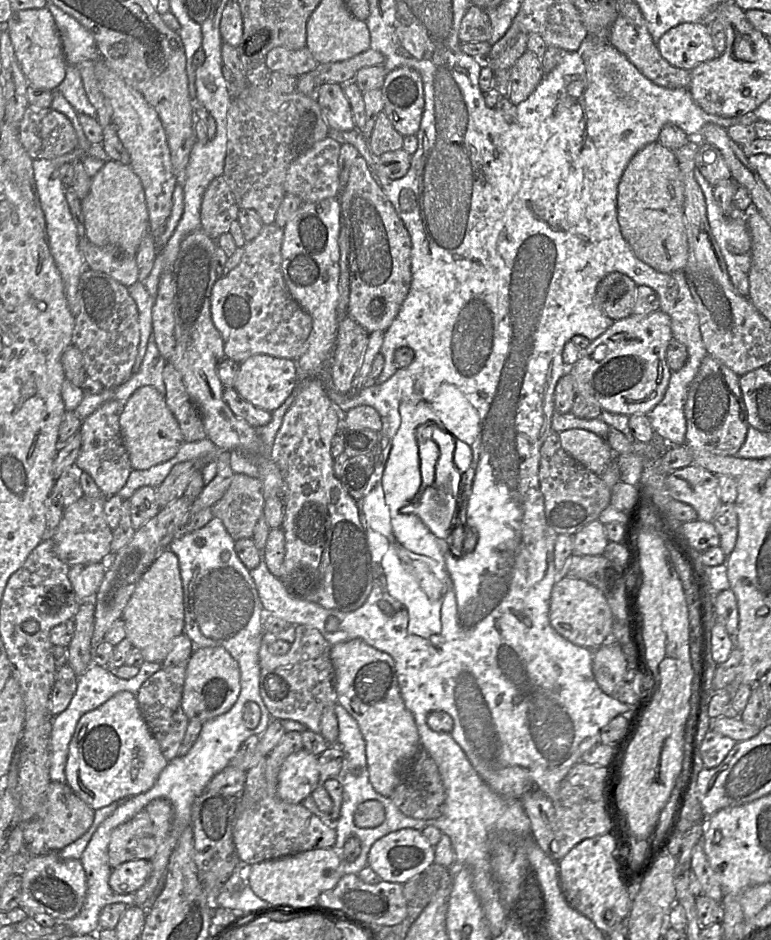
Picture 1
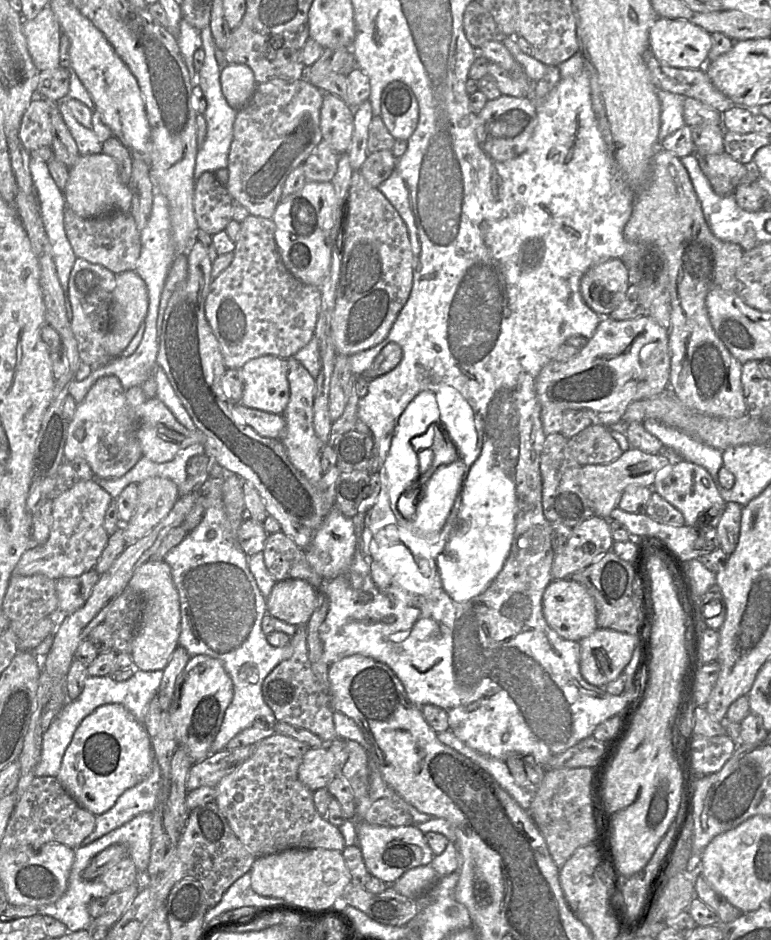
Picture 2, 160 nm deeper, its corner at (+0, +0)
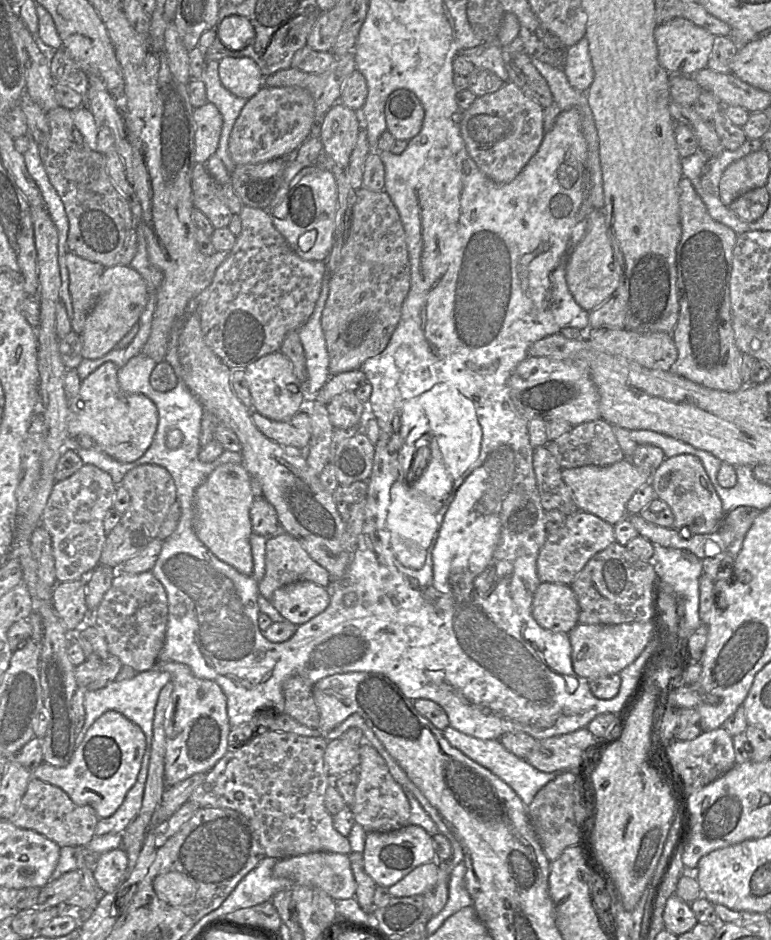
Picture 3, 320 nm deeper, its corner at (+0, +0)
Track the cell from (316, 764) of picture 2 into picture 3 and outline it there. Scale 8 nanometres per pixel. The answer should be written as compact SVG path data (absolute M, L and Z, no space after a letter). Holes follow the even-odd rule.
M340 738L328 741L324 753L328 775L336 779L351 770L357 770L360 763L359 747L345 745Z

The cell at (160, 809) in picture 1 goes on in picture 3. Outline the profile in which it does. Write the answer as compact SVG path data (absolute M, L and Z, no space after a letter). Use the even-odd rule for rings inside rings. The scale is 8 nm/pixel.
M79 870L64 873L56 880L50 880L35 900L31 909L45 910L59 906L81 888L81 872Z

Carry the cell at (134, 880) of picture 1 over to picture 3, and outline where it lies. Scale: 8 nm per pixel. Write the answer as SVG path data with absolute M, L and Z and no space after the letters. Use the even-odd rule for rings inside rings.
M120 847L99 854L93 867L93 877L104 892L114 891L124 878L128 857Z

